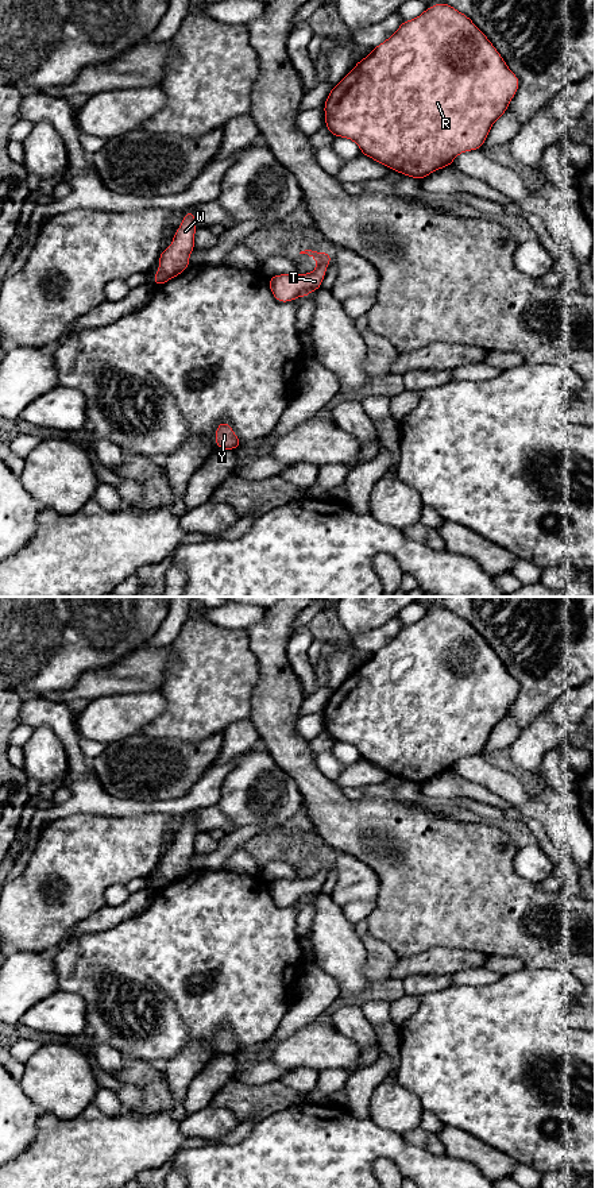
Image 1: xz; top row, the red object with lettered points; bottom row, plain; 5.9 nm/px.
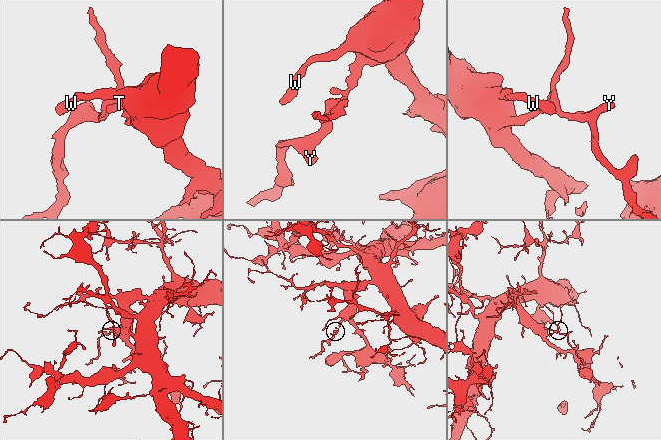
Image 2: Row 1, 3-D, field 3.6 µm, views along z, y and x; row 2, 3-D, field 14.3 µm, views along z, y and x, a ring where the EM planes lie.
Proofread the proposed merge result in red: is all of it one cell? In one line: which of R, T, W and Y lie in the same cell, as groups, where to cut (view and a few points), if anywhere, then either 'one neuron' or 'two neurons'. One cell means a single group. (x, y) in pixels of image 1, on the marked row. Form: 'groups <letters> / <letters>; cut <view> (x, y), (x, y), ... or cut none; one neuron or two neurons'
groups R T W Y; cut none; one neuron

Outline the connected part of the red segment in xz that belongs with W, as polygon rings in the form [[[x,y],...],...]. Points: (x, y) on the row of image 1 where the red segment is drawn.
[[[188,211],[182,224],[173,236],[171,246],[161,252],[158,259],[159,269],[152,278],[155,286],[166,284],[190,267],[189,256],[194,251],[194,234],[197,228],[194,213]]]

